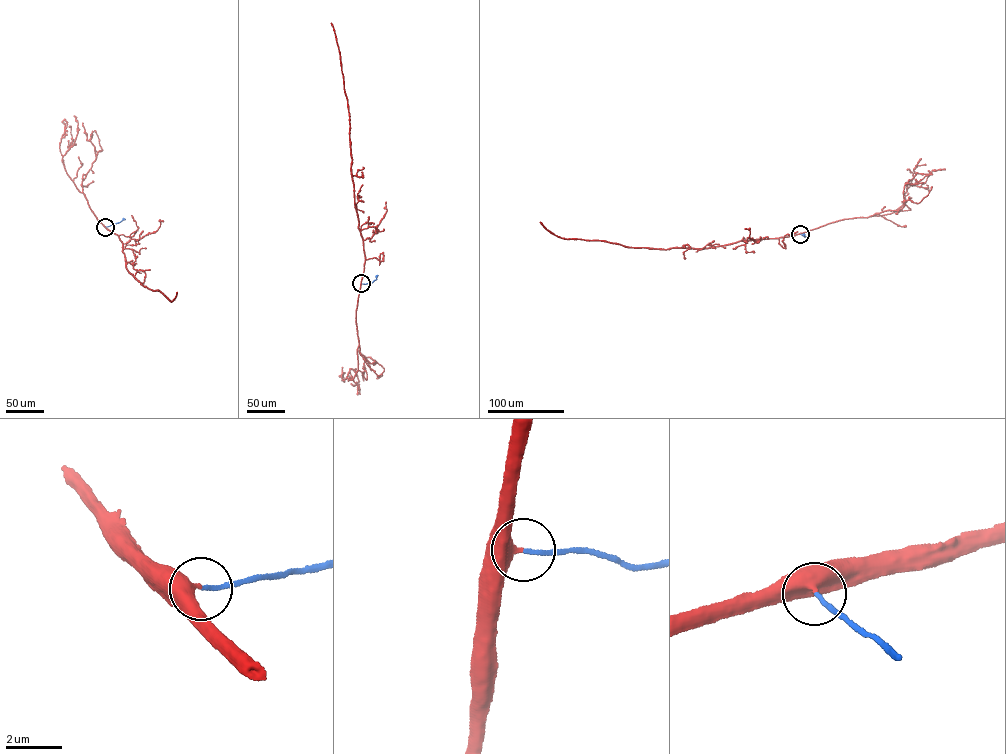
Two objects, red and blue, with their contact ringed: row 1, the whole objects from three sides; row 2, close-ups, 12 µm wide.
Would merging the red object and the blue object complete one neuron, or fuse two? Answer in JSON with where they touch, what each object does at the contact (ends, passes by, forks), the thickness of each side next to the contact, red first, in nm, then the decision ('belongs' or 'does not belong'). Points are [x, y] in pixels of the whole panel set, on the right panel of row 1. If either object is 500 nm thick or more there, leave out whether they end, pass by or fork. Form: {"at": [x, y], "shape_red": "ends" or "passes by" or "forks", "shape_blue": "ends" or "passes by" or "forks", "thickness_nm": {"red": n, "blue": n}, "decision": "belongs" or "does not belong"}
{"at": [800, 234], "shape_red": "ends", "shape_blue": "ends", "thickness_nm": {"red": 460, "blue": 140}, "decision": "belongs"}

